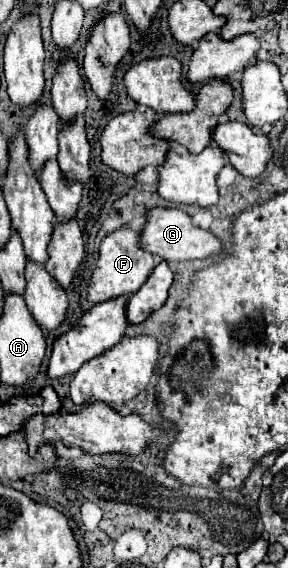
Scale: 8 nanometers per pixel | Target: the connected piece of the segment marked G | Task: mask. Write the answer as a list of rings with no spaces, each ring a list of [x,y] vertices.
[[[152,208],[146,214],[146,224],[140,232],[140,246],[154,254],[160,256],[166,262],[174,260],[198,260],[198,258],[208,258],[216,256],[222,252],[222,244],[218,238],[214,238],[208,230],[202,230],[190,222],[190,216],[178,208]]]

